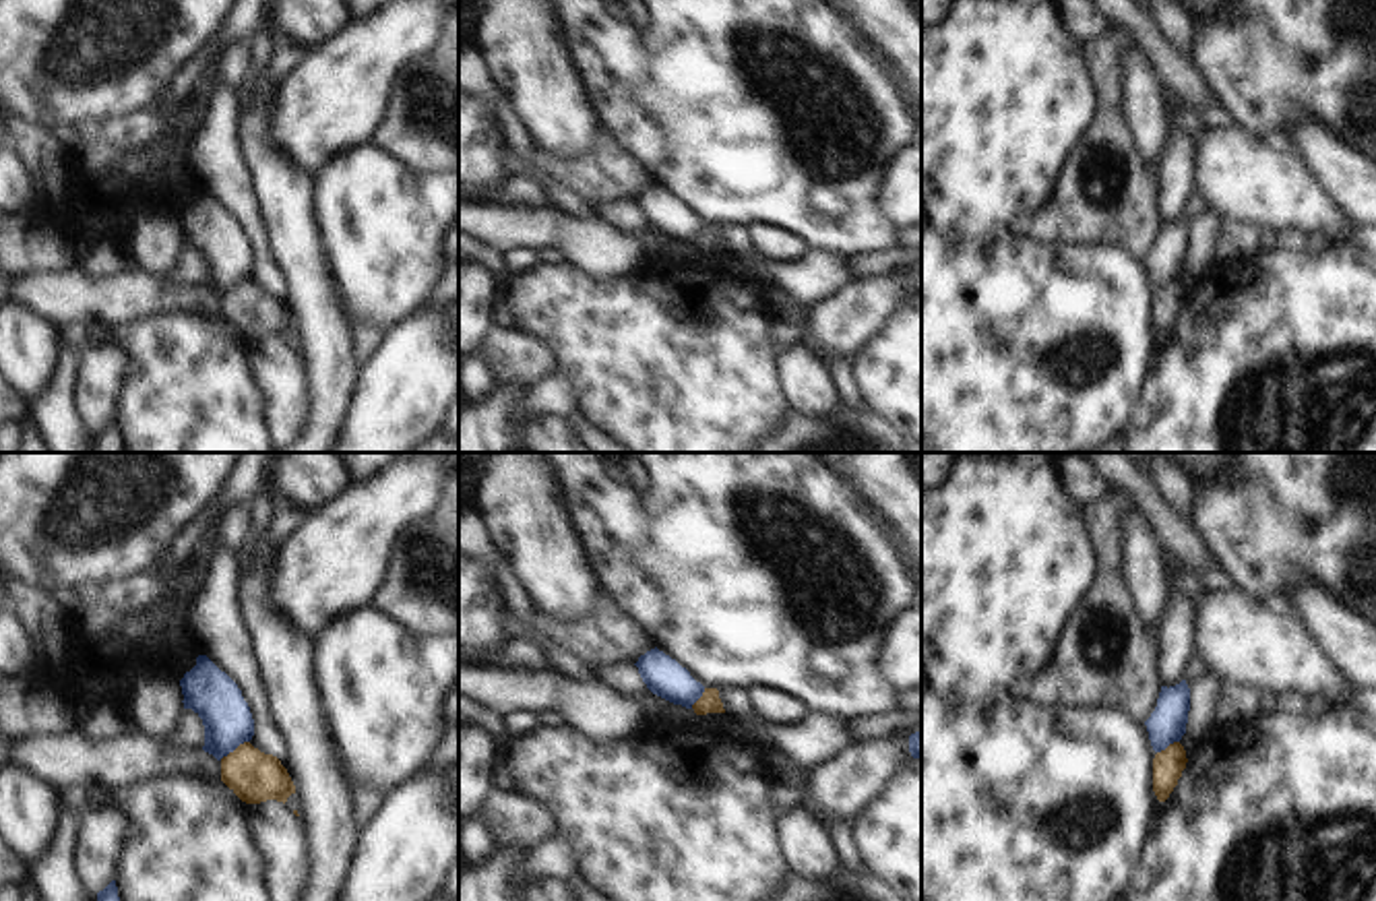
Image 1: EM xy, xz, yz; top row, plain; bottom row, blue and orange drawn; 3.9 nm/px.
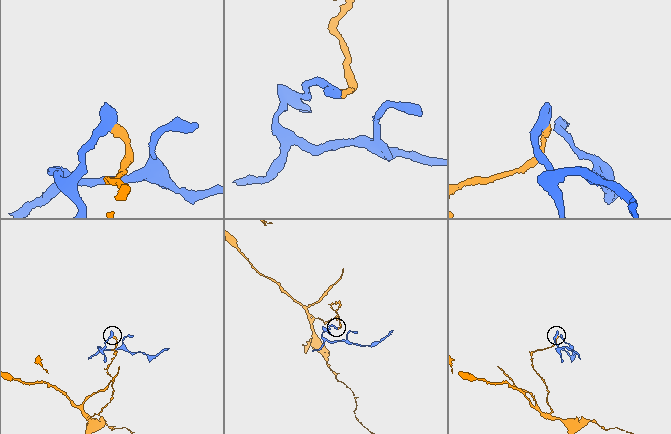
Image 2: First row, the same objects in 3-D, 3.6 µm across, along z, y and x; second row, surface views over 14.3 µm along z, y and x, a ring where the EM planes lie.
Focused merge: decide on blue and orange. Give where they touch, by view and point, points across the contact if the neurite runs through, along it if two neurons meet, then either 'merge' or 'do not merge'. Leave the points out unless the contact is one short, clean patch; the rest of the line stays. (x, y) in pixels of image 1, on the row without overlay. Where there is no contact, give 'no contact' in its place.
xy (234, 286) | along xy (248, 277), (220, 296) | do not merge

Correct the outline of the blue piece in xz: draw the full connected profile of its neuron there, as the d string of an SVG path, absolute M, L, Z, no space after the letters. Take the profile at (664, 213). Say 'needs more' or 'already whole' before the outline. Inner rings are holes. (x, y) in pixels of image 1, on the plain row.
already whole | M657 184L640 192L634 203L651 229L674 242L692 246L705 229L686 205Z

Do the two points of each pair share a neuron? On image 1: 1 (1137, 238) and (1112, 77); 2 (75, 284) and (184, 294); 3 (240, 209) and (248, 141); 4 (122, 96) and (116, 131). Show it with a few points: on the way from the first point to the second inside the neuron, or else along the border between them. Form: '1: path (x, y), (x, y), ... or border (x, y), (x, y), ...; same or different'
1: path (1131, 199), (1129, 158), (1110, 139), (1110, 116); same
2: path (102, 296), (158, 296); same
3: border (234, 120), (238, 158), (259, 213); different
4: border (155, 100), (116, 116), (81, 118), (73, 127); different

